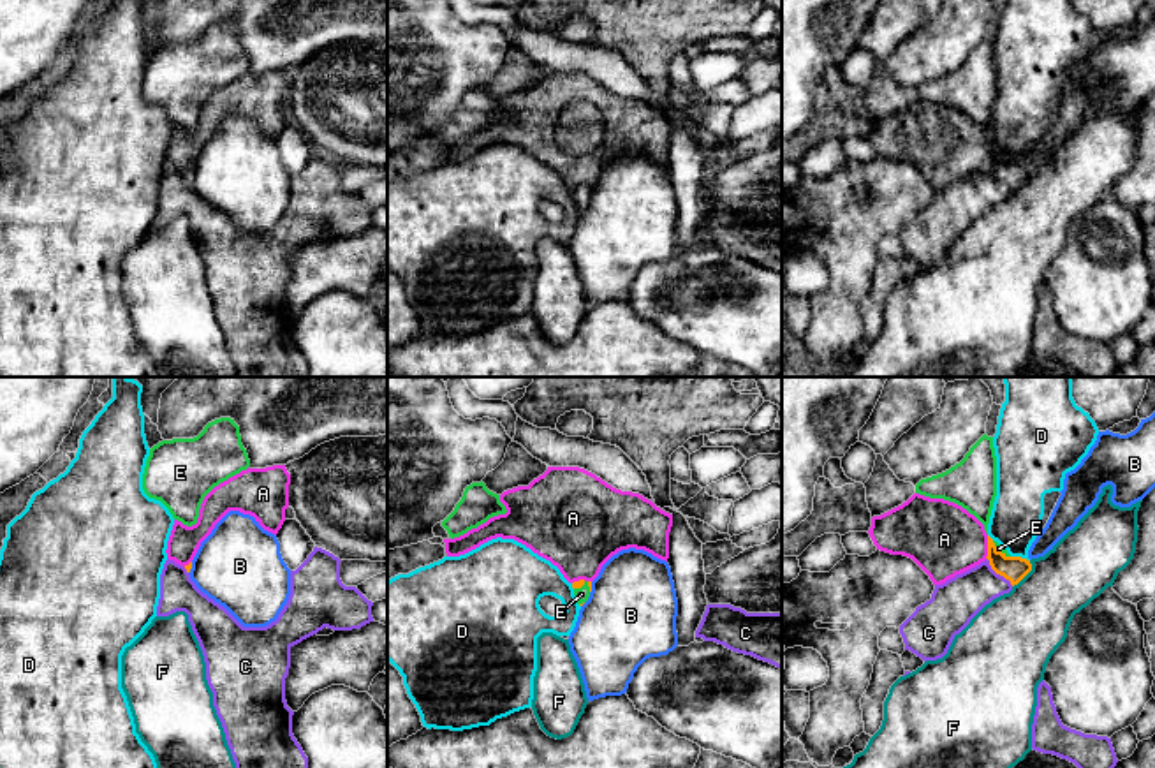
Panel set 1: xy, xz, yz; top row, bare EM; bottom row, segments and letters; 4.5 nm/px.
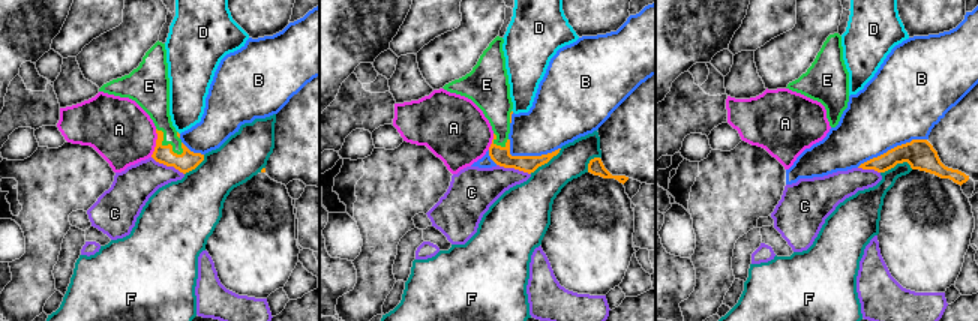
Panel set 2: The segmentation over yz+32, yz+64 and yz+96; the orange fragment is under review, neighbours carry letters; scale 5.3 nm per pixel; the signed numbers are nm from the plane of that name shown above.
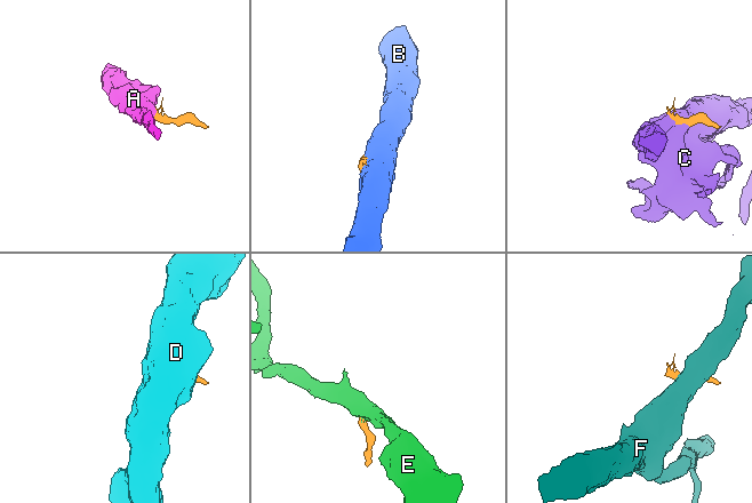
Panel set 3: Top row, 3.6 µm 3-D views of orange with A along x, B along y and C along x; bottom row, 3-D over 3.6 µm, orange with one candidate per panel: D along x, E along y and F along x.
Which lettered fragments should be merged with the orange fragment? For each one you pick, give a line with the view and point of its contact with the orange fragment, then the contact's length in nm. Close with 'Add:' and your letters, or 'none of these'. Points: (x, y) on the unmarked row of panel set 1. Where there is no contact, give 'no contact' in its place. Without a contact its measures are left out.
E: meets orange in yz at (1000, 157); contact 120 nm long
Add: E

